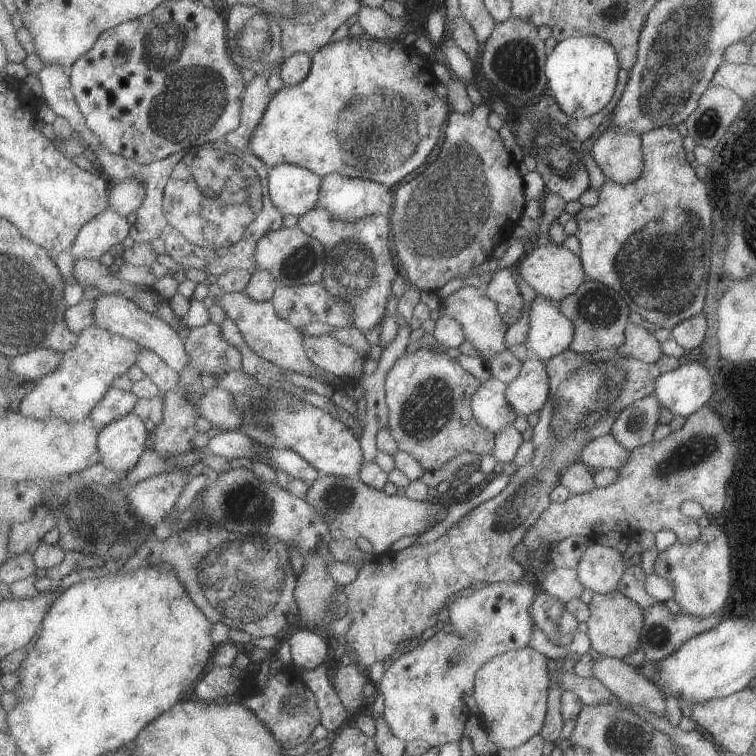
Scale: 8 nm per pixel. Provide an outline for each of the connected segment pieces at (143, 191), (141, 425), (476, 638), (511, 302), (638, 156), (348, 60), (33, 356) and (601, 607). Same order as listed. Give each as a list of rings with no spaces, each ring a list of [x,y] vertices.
[[[129,176],[123,182],[115,183],[110,192],[109,204],[111,208],[119,210],[123,216],[133,212],[138,213],[147,198],[147,188],[137,176]]]
[[[132,413],[101,429],[101,463],[107,469],[127,475],[139,464],[149,441],[149,432],[143,420],[145,418]]]
[[[521,580],[513,583],[505,583],[501,581],[499,583],[491,583],[486,587],[479,588],[470,594],[469,596],[457,598],[457,600],[453,600],[453,602],[448,606],[450,613],[450,624],[452,625],[452,631],[445,635],[440,633],[436,634],[434,637],[423,643],[423,646],[416,647],[407,652],[404,655],[401,655],[384,673],[380,683],[377,686],[382,691],[385,697],[385,706],[384,710],[385,720],[389,722],[389,726],[393,730],[393,733],[396,734],[397,738],[401,738],[404,742],[409,743],[410,741],[421,740],[427,742],[431,747],[441,746],[443,744],[449,744],[449,742],[460,742],[465,736],[467,732],[467,724],[470,716],[472,715],[471,710],[469,710],[469,706],[467,706],[467,702],[465,702],[465,694],[467,695],[476,695],[476,678],[478,672],[485,666],[489,660],[495,658],[495,656],[499,656],[501,654],[505,654],[508,651],[517,651],[522,650],[524,647],[527,647],[527,642],[529,642],[529,638],[531,638],[531,628],[535,626],[535,622],[532,618],[532,612],[530,608],[532,606],[533,600],[536,598],[534,584],[531,580]]]
[[[508,267],[499,269],[487,284],[487,296],[493,302],[497,302],[499,314],[503,316],[505,324],[509,324],[509,326],[513,326],[517,320],[521,320],[523,302],[517,282],[515,267]]]
[[[609,125],[597,139],[590,140],[593,146],[589,154],[606,179],[627,185],[640,176],[644,157],[639,135]]]
[[[350,35],[339,42],[328,44],[313,56],[312,70],[305,82],[301,82],[297,86],[283,86],[280,91],[274,94],[268,111],[265,112],[264,119],[261,120],[260,127],[257,128],[255,136],[251,138],[250,151],[255,152],[261,160],[265,160],[269,169],[284,163],[295,164],[307,168],[321,177],[336,173],[347,177],[368,179],[385,184],[391,188],[391,192],[394,192],[404,184],[409,183],[418,174],[426,171],[429,164],[432,164],[438,157],[445,141],[445,128],[451,115],[452,106],[447,97],[439,98],[435,92],[435,85],[438,82],[432,74],[432,65],[427,57],[419,53],[413,45],[405,46],[402,44],[401,39],[387,41],[372,39],[370,36],[356,37]]]
[[[36,349],[11,359],[12,372],[25,377],[27,380],[37,381],[55,372],[63,360],[63,353],[48,349]]]
[[[618,590],[606,594],[593,593],[589,604],[586,635],[590,641],[590,648],[599,655],[622,659],[635,653],[639,647],[639,632],[644,622],[644,610],[639,608],[633,600],[626,598]]]

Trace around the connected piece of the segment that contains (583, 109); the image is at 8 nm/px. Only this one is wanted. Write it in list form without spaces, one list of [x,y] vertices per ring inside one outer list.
[[[593,36],[570,37],[559,41],[545,64],[550,95],[569,119],[582,119],[603,109],[613,96],[620,70],[613,48]]]

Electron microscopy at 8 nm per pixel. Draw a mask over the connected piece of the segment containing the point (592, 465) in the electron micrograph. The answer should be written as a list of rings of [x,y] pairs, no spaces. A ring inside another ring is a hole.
[[[608,433],[598,438],[589,440],[584,448],[581,448],[579,461],[589,470],[601,470],[603,468],[621,468],[629,456],[629,451],[620,446],[613,436]]]

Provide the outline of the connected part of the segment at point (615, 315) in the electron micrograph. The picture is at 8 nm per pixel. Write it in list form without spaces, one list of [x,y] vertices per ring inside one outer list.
[[[585,280],[581,287],[573,292],[573,295],[565,296],[565,299],[558,303],[558,307],[560,312],[575,326],[572,344],[569,344],[567,350],[571,350],[576,354],[588,354],[605,348],[617,349],[623,344],[623,332],[625,326],[629,323],[628,314],[630,311],[617,292],[605,287],[597,280]]]

